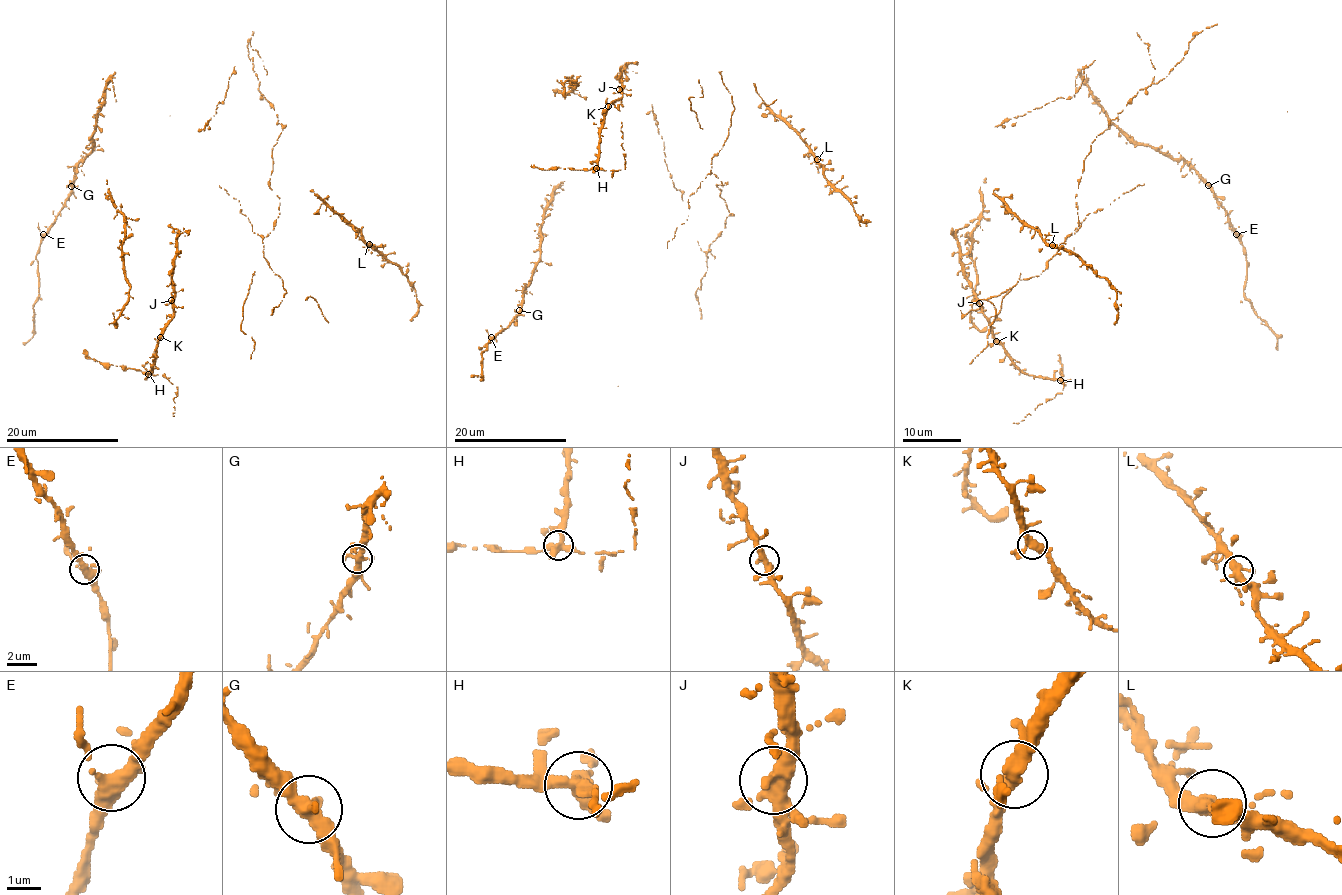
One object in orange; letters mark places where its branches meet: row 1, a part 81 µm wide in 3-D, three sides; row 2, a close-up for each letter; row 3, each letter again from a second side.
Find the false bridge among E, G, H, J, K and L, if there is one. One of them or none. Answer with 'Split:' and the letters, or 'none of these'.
Split: H

